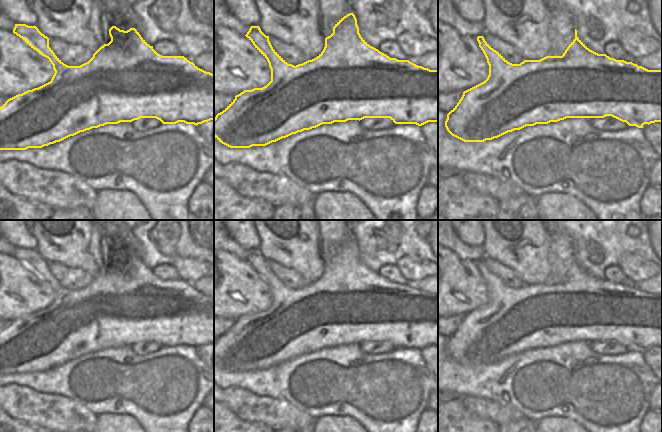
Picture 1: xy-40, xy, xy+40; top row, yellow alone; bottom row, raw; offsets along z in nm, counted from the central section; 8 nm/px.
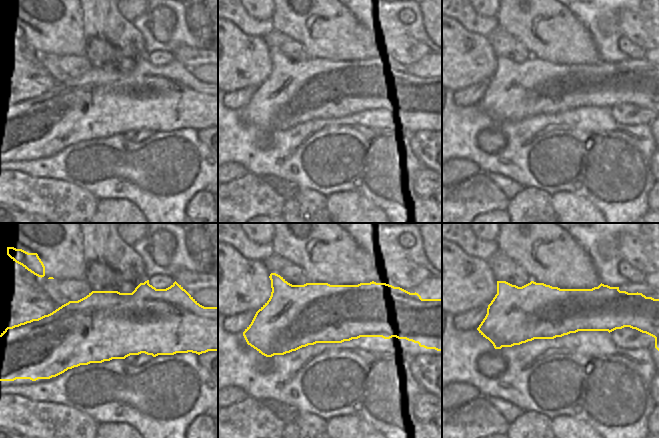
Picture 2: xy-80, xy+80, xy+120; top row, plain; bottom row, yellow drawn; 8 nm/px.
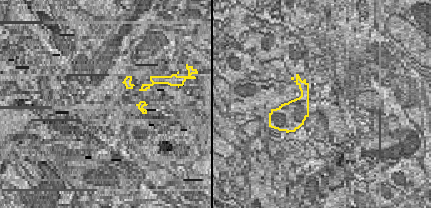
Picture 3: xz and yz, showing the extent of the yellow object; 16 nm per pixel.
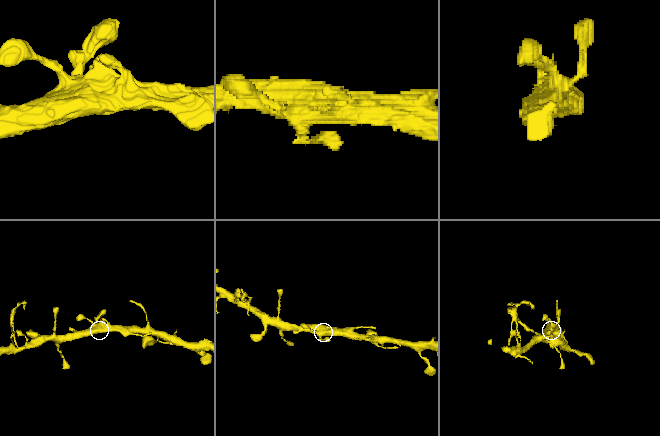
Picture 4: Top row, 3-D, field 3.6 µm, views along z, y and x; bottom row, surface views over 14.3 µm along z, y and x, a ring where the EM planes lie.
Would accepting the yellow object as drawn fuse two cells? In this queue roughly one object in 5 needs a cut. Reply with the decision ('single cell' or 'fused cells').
single cell

